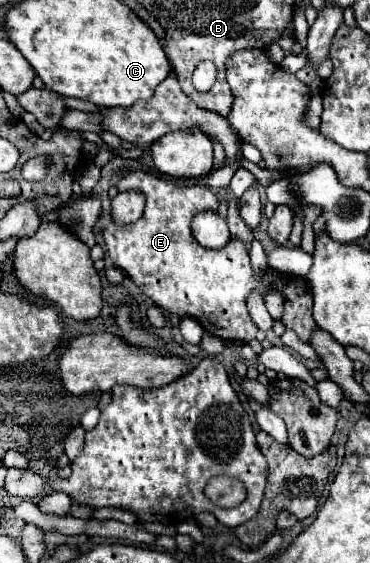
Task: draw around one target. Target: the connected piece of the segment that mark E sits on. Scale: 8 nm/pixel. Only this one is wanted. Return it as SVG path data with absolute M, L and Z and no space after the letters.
M130 171L128 175L124 175L118 181L118 189L126 191L126 189L142 189L146 193L146 209L142 213L142 217L138 219L138 227L118 227L118 233L106 233L106 249L108 255L112 259L112 263L120 269L124 269L130 279L162 309L178 315L178 317L194 317L198 319L198 323L210 333L216 335L220 339L226 341L244 341L248 343L250 339L256 337L256 325L248 313L246 307L246 299L254 289L260 291L280 291L284 297L284 313L282 313L282 323L286 329L292 329L294 333L298 333L298 337L304 343L310 343L310 335L316 331L316 323L312 319L312 295L308 289L308 281L304 277L298 275L290 275L290 273L278 273L274 269L260 269L254 271L250 257L248 257L248 249L242 241L238 241L236 237L232 237L226 243L226 249L206 249L202 247L190 231L190 215L194 215L194 207L186 207L182 209L182 199L186 201L188 197L182 197L182 193L196 193L200 197L208 197L208 193L200 187L176 187L156 175L144 173L144 171Z

